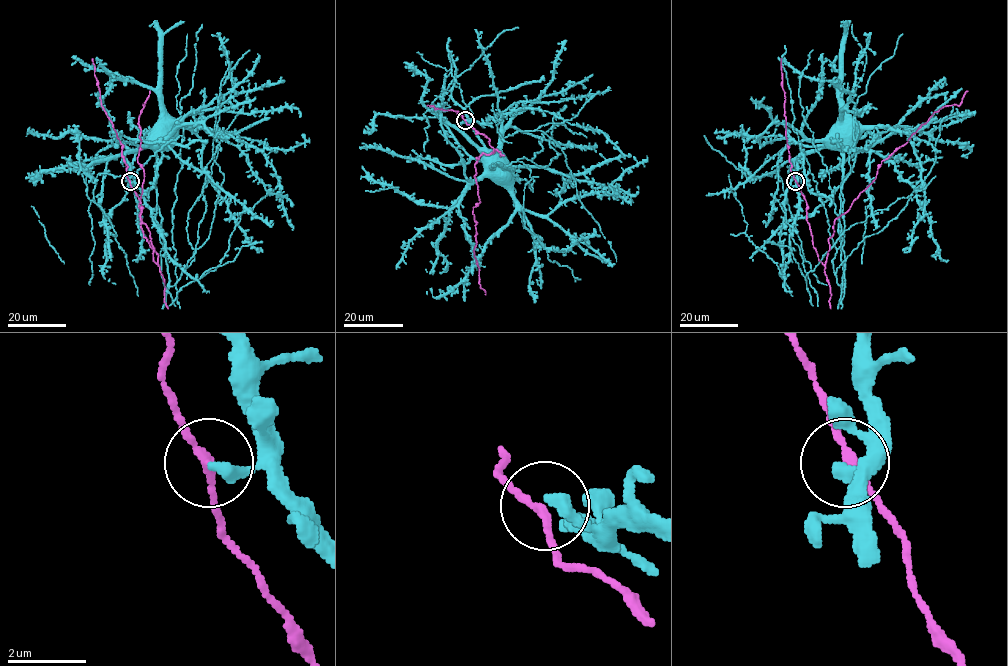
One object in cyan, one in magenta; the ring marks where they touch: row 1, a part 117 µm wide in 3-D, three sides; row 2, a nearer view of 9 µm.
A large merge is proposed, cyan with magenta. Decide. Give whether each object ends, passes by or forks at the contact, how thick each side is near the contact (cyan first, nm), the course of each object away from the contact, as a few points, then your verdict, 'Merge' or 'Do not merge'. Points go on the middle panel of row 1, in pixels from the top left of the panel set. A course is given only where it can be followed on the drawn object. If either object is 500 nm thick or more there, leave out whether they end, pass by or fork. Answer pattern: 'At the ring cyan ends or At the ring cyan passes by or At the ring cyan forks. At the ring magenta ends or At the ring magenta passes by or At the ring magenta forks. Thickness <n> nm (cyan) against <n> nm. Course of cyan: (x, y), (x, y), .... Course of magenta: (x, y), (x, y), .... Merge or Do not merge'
At the ring cyan ends. At the ring magenta passes by. Thickness 340 nm (cyan) against 190 nm. Course of cyan: (465, 120), (469, 121), (460, 124), (460, 132), (485, 159), (493, 161). Course of magenta: (465, 120), (494, 149), (474, 165), (480, 201), (472, 213), (474, 254), (485, 294). Merge

